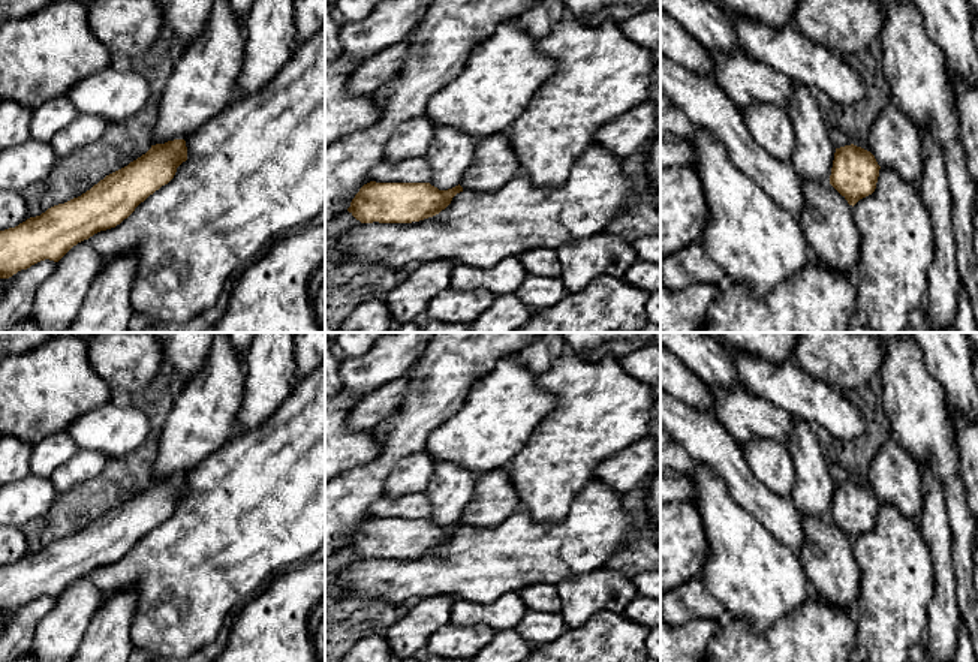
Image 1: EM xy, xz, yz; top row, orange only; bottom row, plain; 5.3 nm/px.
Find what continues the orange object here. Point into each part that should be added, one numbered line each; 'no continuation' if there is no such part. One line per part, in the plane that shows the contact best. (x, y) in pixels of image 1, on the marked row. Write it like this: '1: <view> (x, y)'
1: xy (258, 168)

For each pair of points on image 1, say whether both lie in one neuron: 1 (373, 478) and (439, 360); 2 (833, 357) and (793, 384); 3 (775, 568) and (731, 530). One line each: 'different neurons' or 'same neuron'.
1: same neuron
2: different neurons
3: same neuron

